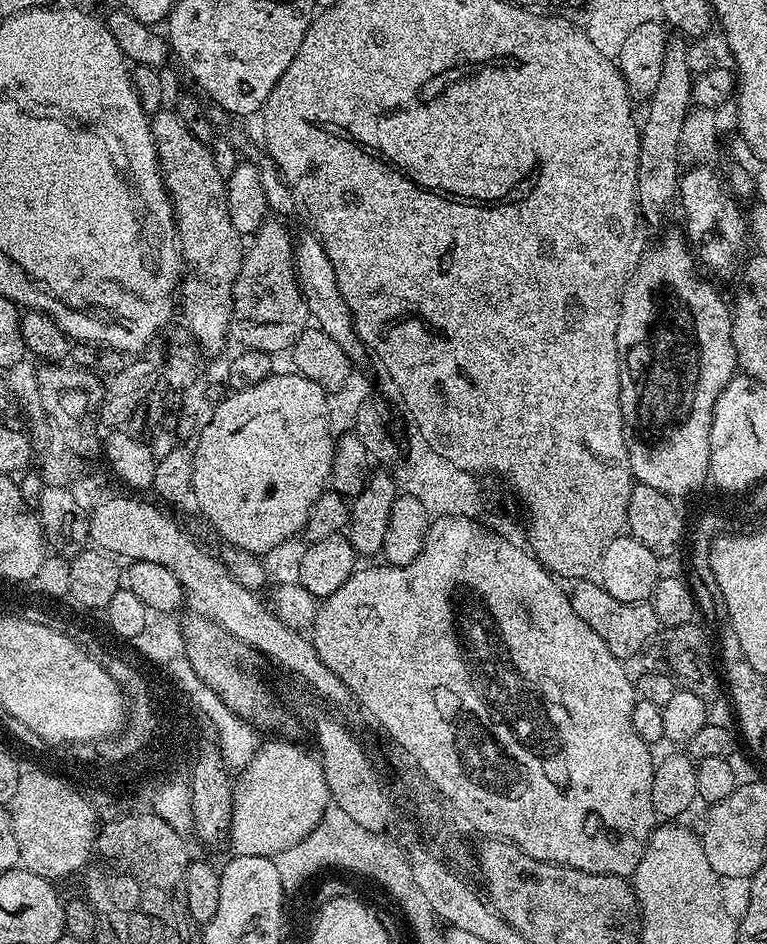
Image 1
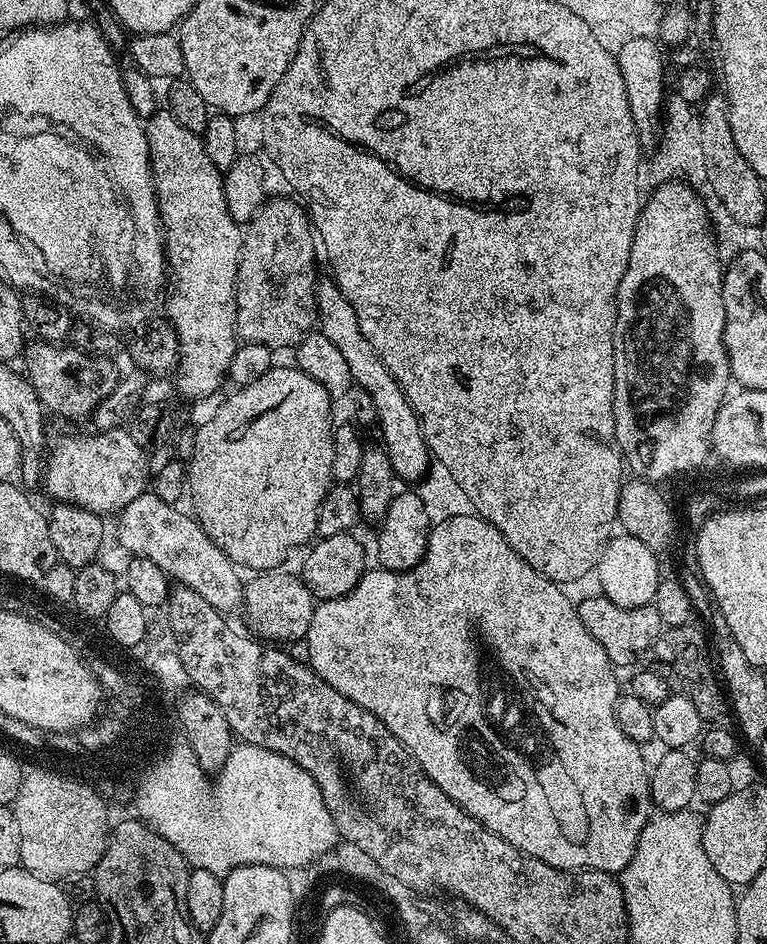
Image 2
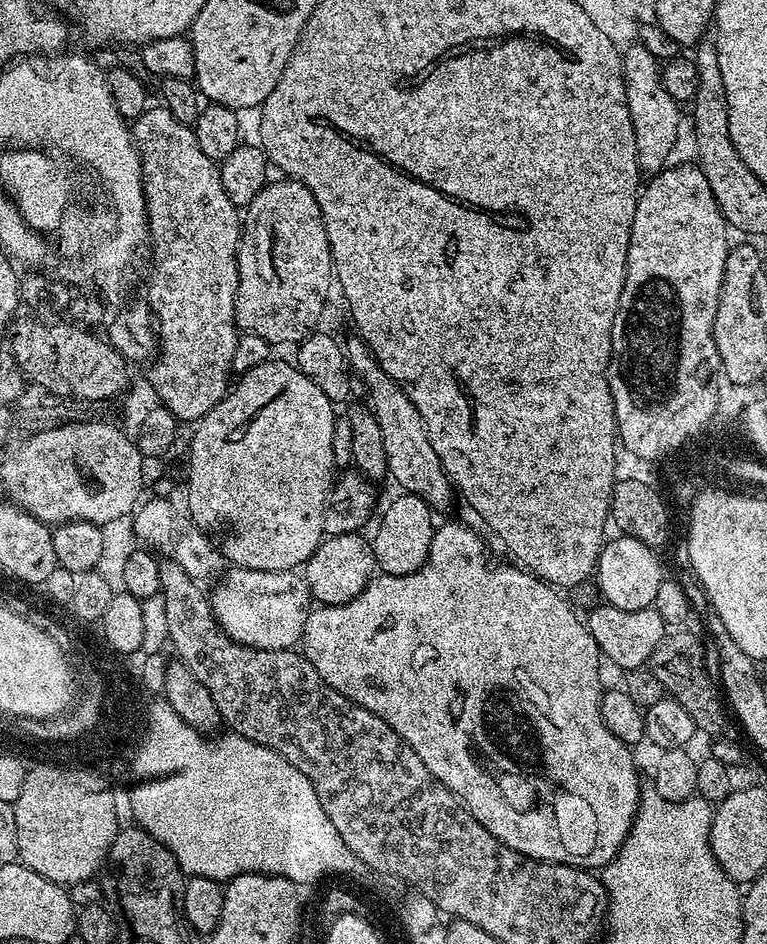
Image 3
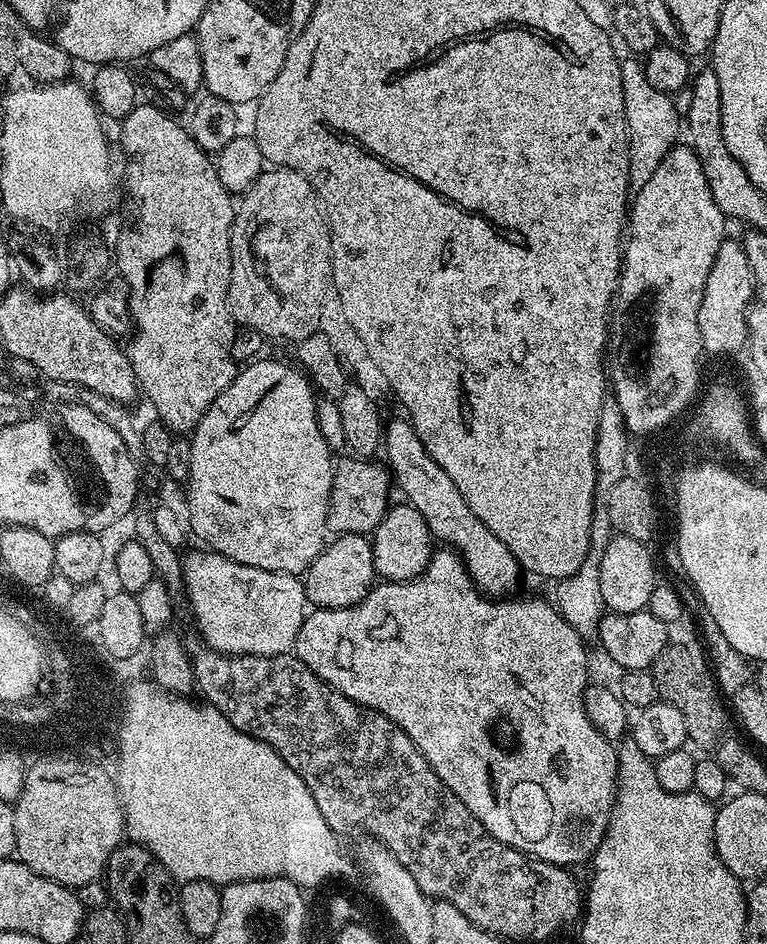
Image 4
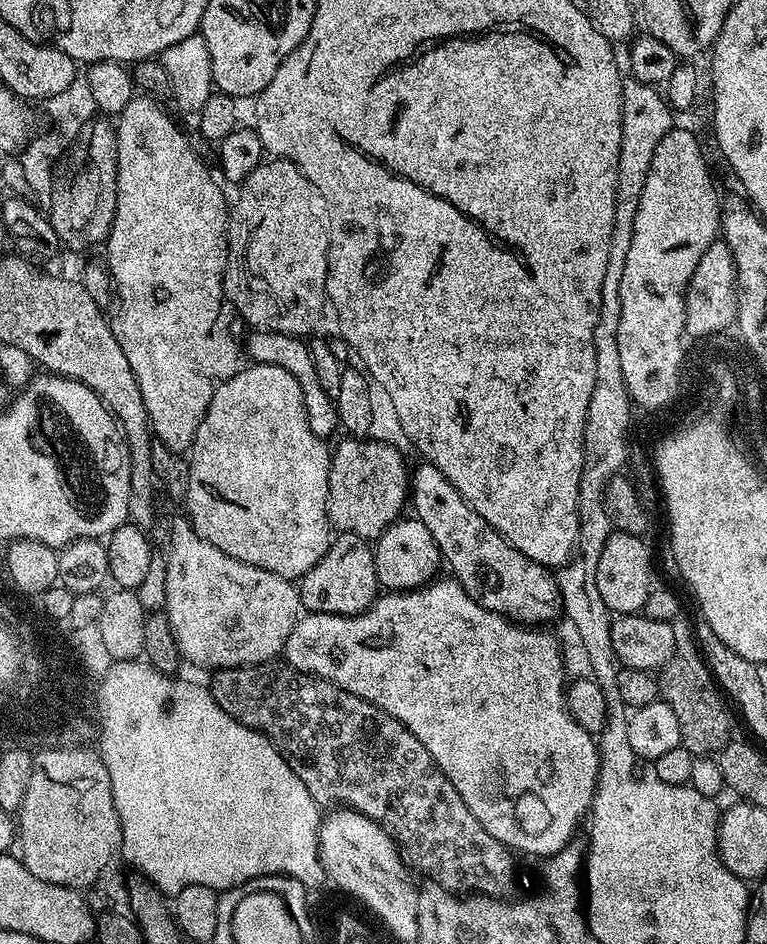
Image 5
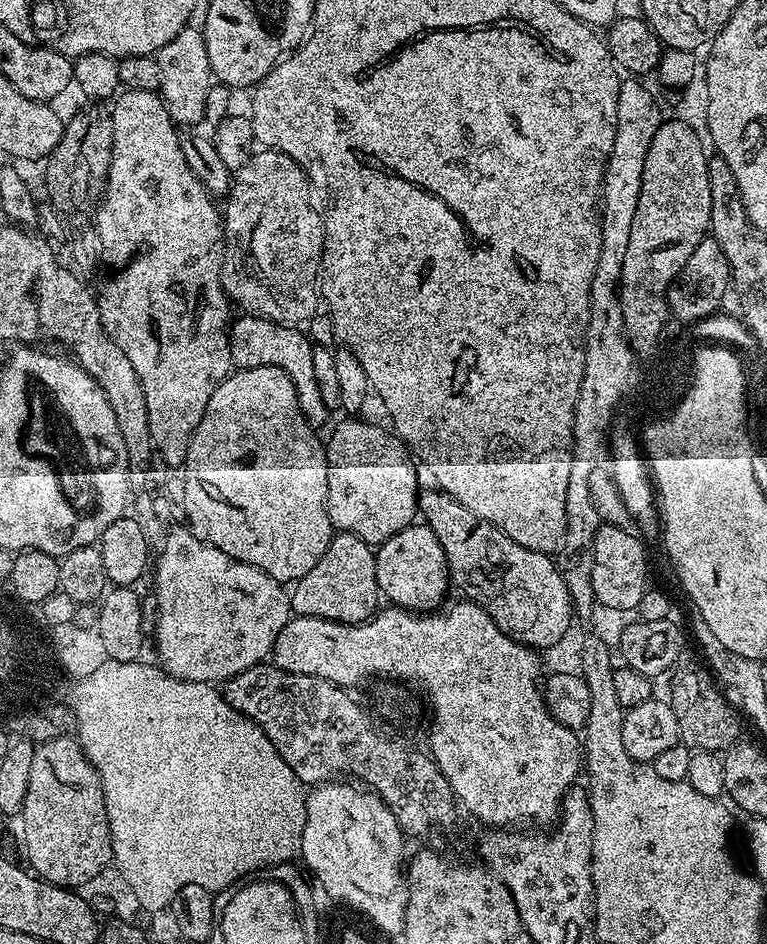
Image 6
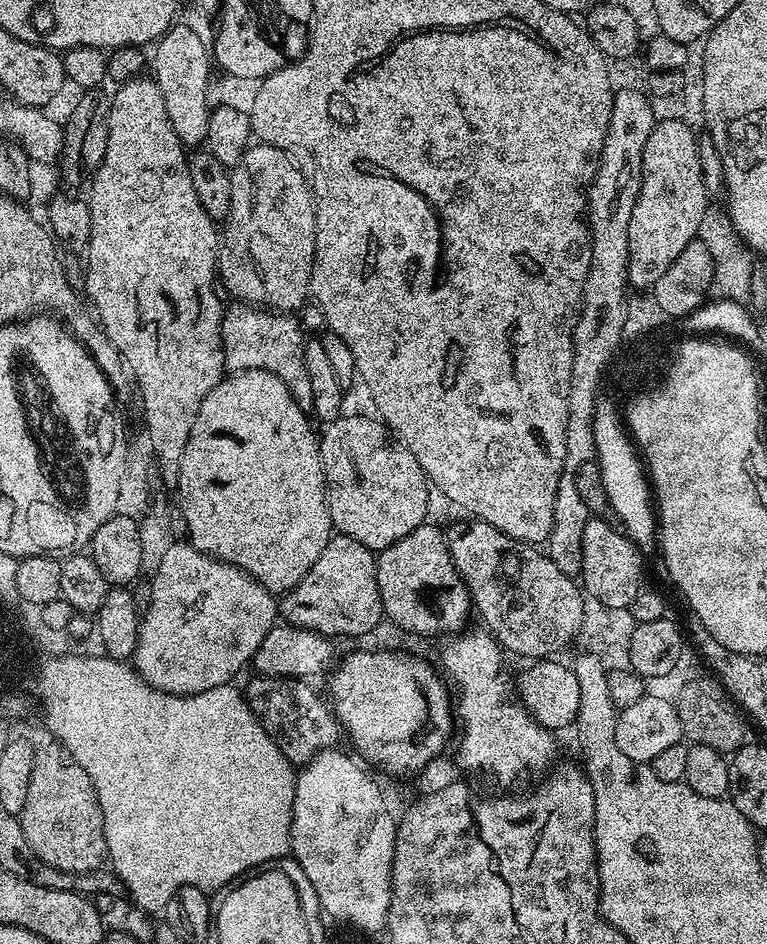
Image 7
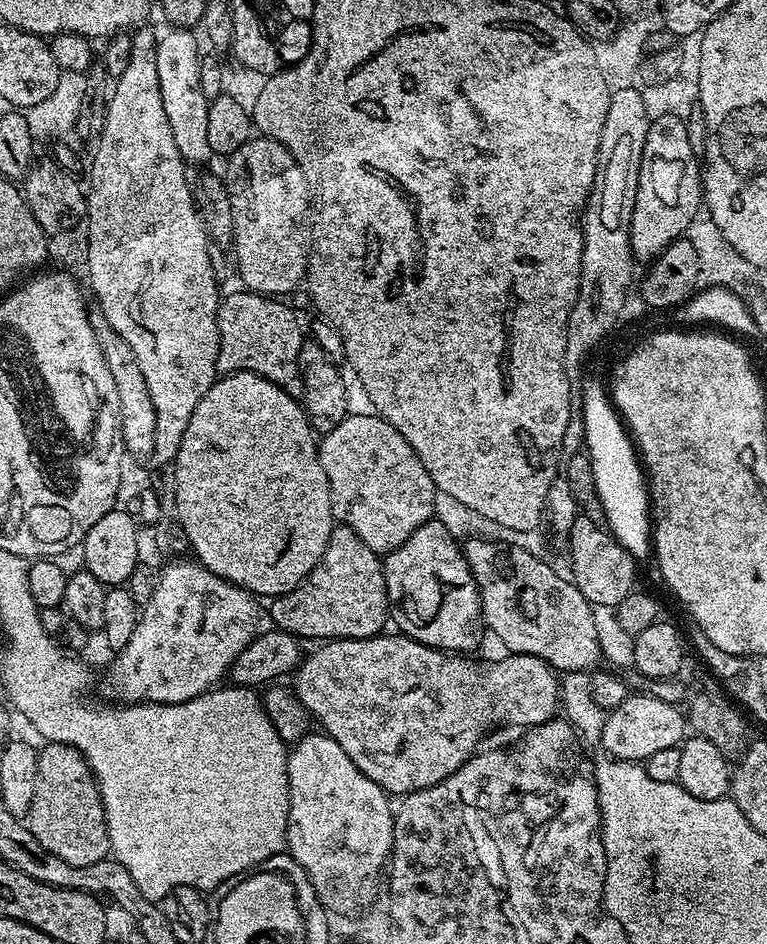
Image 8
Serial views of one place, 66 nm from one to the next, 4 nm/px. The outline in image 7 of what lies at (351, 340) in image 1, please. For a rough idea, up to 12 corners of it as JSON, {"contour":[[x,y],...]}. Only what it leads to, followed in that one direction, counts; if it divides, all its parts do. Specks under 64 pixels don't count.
{"contour":[[485,520],[450,558],[505,653],[552,658],[581,635],[581,585]]}

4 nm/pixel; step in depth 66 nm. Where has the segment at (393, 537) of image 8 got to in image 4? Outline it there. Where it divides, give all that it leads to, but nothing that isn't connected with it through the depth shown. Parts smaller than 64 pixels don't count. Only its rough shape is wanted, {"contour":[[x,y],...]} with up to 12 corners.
{"contour":[[375,459],[339,461],[328,531],[371,534],[394,480]]}

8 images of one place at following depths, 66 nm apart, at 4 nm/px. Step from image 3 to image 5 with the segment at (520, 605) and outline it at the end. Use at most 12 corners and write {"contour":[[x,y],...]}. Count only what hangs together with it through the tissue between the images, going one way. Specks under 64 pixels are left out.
{"contour":[[455,578],[301,615],[288,667],[390,714],[510,850],[592,810],[552,630]]}

